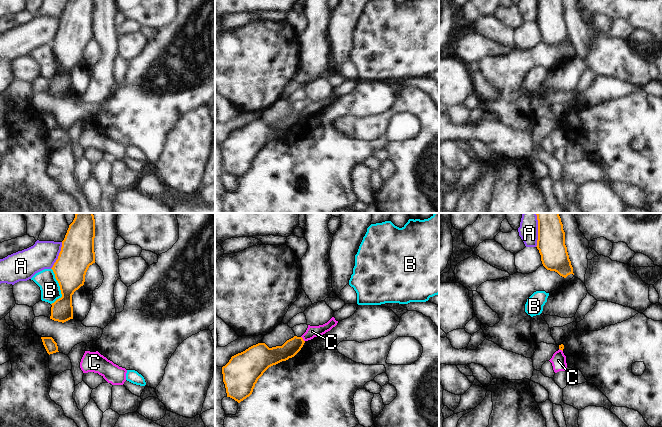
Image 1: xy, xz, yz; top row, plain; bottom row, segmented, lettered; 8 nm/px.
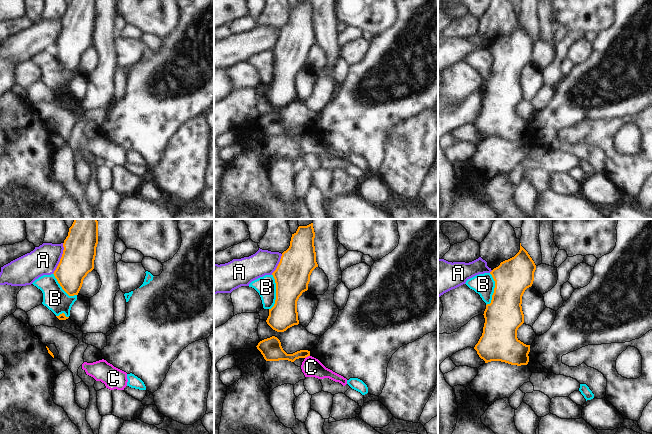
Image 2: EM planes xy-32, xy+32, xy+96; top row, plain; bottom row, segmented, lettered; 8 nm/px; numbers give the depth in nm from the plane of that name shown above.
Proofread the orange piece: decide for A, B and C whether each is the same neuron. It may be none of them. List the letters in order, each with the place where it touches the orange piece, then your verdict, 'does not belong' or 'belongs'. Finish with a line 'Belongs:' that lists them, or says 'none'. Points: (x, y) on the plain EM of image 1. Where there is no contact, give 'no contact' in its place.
A: contact xy (59, 31); does not belong
B: contact xy (60, 63); does not belong
C: contact xz (302, 115); does not belong
Belongs: none

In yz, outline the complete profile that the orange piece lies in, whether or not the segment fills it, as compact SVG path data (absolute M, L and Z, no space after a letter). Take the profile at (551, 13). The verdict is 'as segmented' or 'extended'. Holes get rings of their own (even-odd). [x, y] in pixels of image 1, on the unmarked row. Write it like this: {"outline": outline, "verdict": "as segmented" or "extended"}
{"outline": "M538 0L537 25L543 42L566 54L573 50L573 43L565 21L563 0Z", "verdict": "as segmented"}

